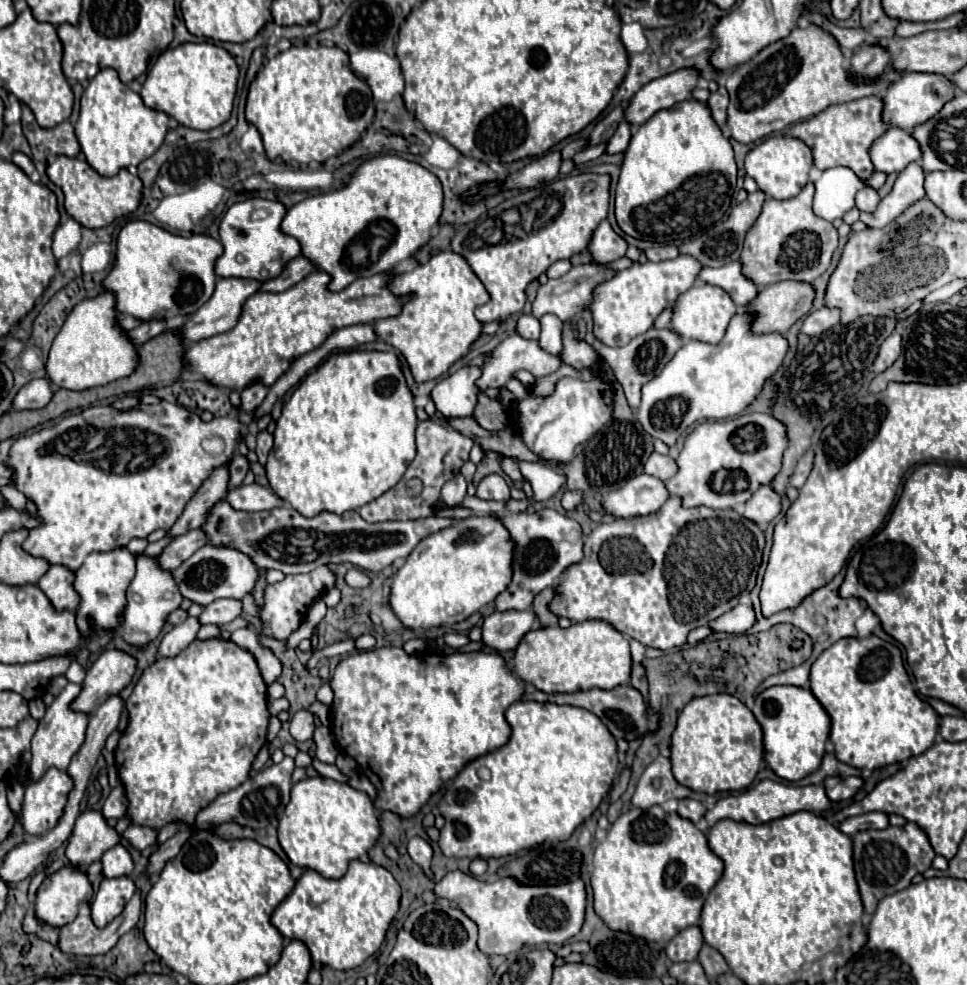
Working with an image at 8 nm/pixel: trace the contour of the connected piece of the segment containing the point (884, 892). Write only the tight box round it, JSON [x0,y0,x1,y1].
[852,822,934,914]

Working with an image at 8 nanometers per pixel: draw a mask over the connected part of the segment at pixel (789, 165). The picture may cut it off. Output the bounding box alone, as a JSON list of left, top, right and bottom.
[744,136,812,200]

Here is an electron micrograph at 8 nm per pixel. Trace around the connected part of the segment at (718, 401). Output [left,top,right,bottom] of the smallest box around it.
[638,310,790,446]

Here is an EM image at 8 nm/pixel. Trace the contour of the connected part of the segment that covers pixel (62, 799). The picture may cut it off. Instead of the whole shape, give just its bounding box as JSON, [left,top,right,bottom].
[22,768,74,834]

